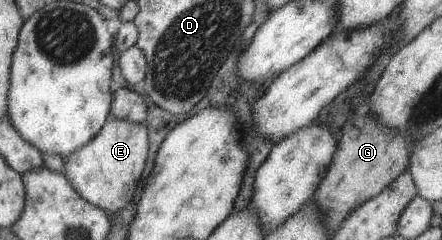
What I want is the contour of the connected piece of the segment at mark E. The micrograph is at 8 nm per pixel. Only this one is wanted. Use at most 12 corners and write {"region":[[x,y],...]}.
{"region":[[114,90],[103,126],[62,159],[82,199],[124,207],[144,167],[146,104]]}

